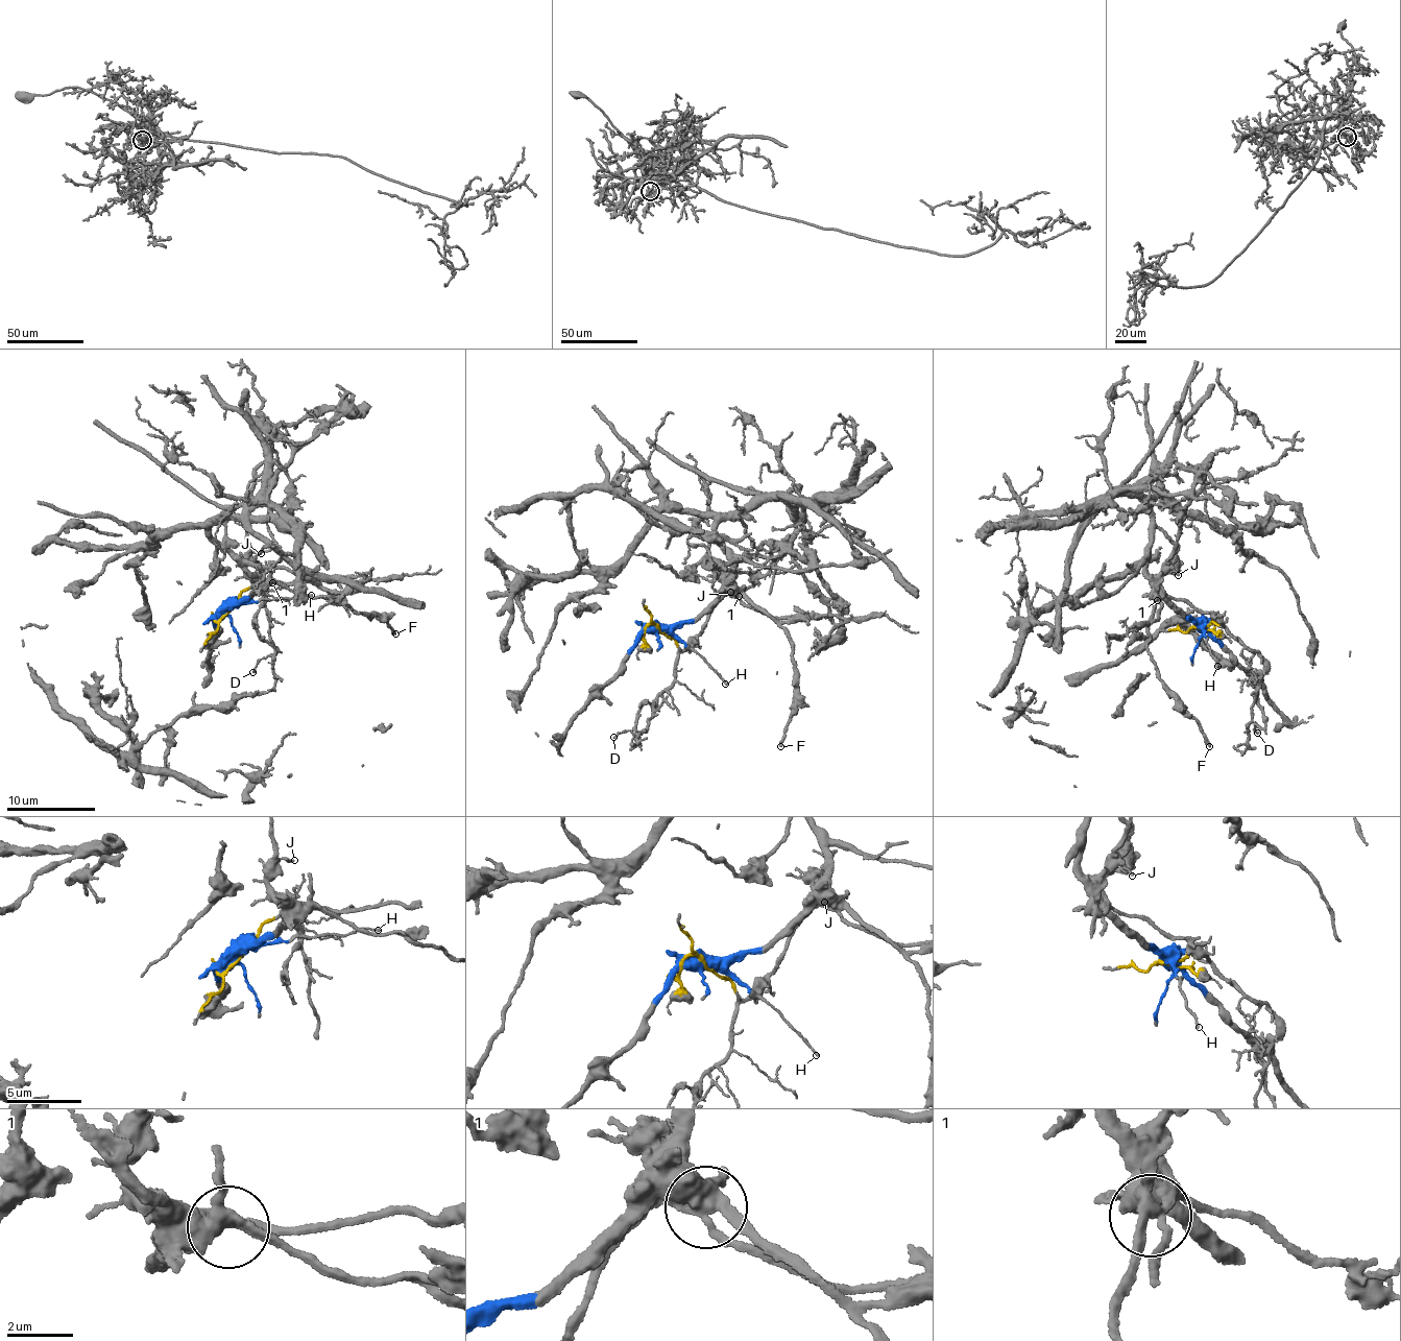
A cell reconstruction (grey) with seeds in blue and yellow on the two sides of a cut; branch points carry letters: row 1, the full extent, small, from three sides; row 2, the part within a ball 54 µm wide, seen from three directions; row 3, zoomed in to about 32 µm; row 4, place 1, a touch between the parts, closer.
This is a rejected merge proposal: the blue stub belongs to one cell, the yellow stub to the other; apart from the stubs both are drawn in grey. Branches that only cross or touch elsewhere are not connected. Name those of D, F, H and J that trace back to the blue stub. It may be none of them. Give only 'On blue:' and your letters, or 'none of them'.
On blue: F, H

